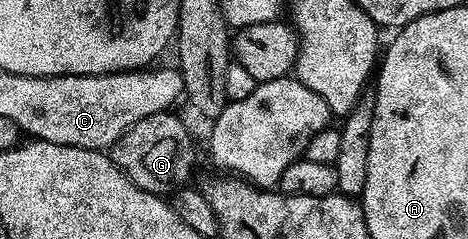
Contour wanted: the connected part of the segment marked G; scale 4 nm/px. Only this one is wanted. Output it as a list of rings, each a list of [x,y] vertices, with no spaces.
[[[170,110],[151,114],[135,126],[131,126],[113,143],[111,159],[127,179],[145,192],[158,194],[176,193],[190,183],[193,163],[197,160],[197,148],[193,145],[193,136],[189,128]]]

